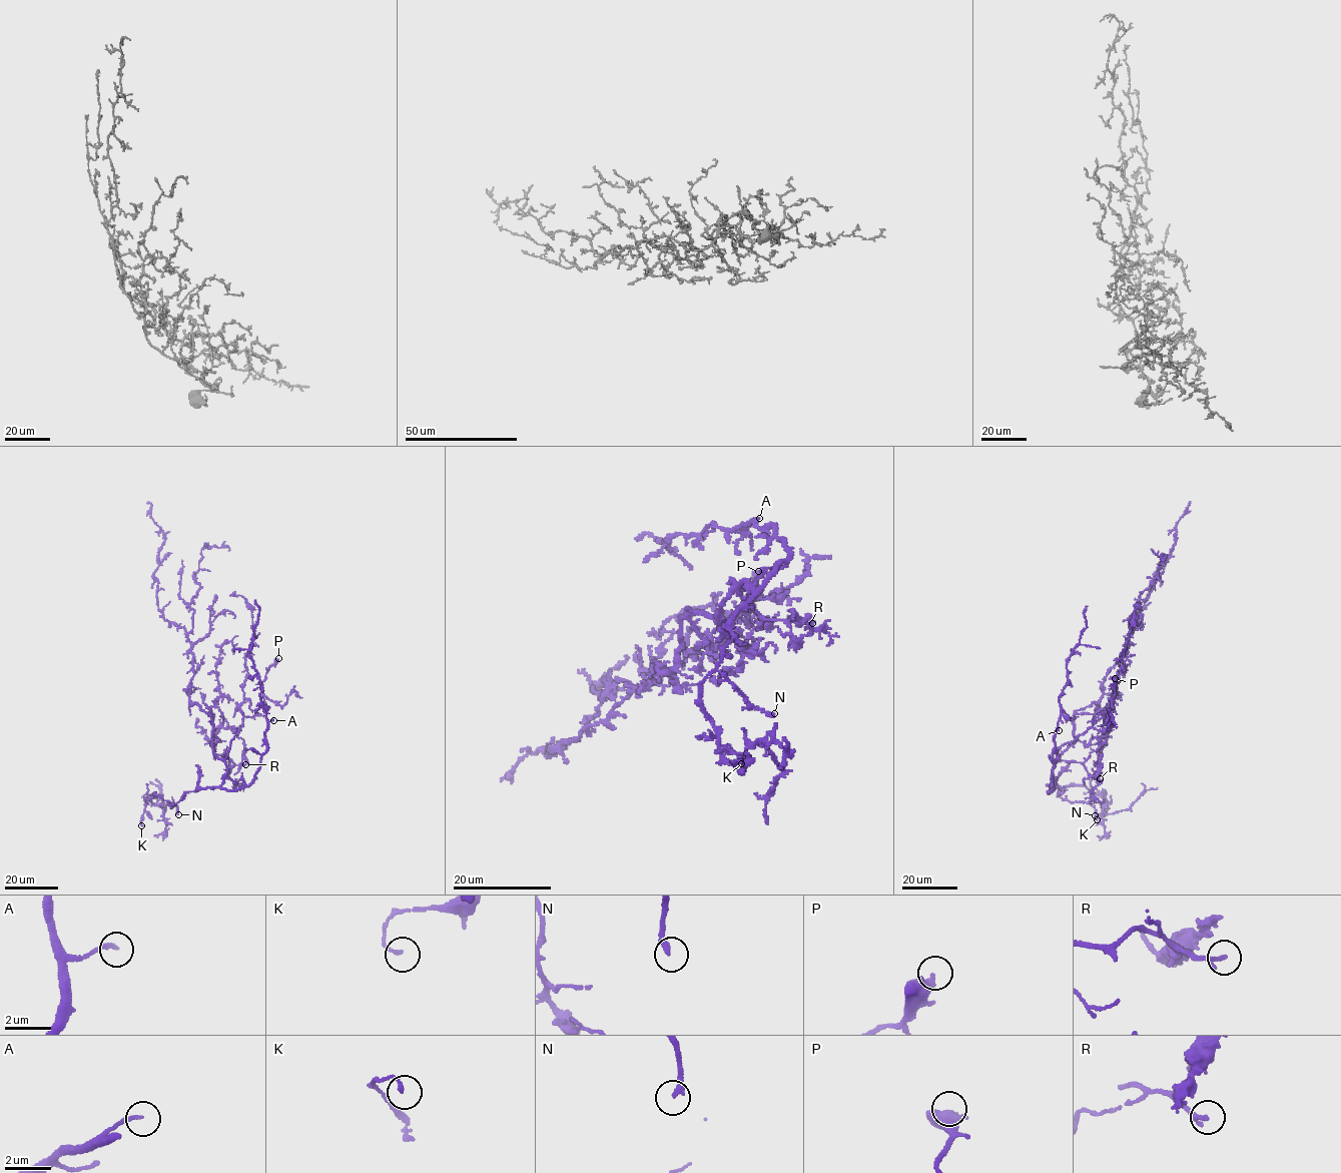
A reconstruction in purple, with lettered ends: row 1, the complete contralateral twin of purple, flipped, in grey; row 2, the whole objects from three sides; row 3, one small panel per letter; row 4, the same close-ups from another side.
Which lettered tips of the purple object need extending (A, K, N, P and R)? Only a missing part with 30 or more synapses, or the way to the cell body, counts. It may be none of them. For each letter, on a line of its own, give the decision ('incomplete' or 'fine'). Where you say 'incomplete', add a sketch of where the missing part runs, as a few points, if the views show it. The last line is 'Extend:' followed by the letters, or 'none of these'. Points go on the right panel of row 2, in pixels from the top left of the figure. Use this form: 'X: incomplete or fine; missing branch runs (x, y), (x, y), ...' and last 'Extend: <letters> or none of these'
A: fine
K: fine
N: incomplete; missing branch runs (1095, 815), (1101, 867), (1104, 870), (1115, 869), (1107, 872), (1113, 870)
P: fine
R: incomplete; missing branch runs (1100, 778), (1092, 806), (1107, 890), (1114, 868), (1123, 862)
Extend: N, R

